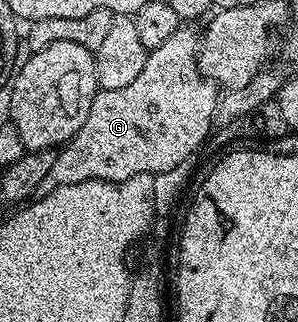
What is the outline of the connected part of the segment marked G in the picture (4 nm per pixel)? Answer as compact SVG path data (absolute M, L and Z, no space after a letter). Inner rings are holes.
M192 29L177 30L175 36L159 44L159 48L148 51L143 72L139 72L139 77L127 84L127 88L98 89L91 112L87 112L87 120L83 120L83 128L79 128L79 132L75 132L75 136L56 153L51 172L47 172L43 184L39 184L37 198L45 198L55 188L67 184L83 184L87 180L122 182L131 180L131 176L167 172L190 161L188 158L204 144L209 129L214 129L219 87L216 82L210 82L197 66L199 38L189 30Z

